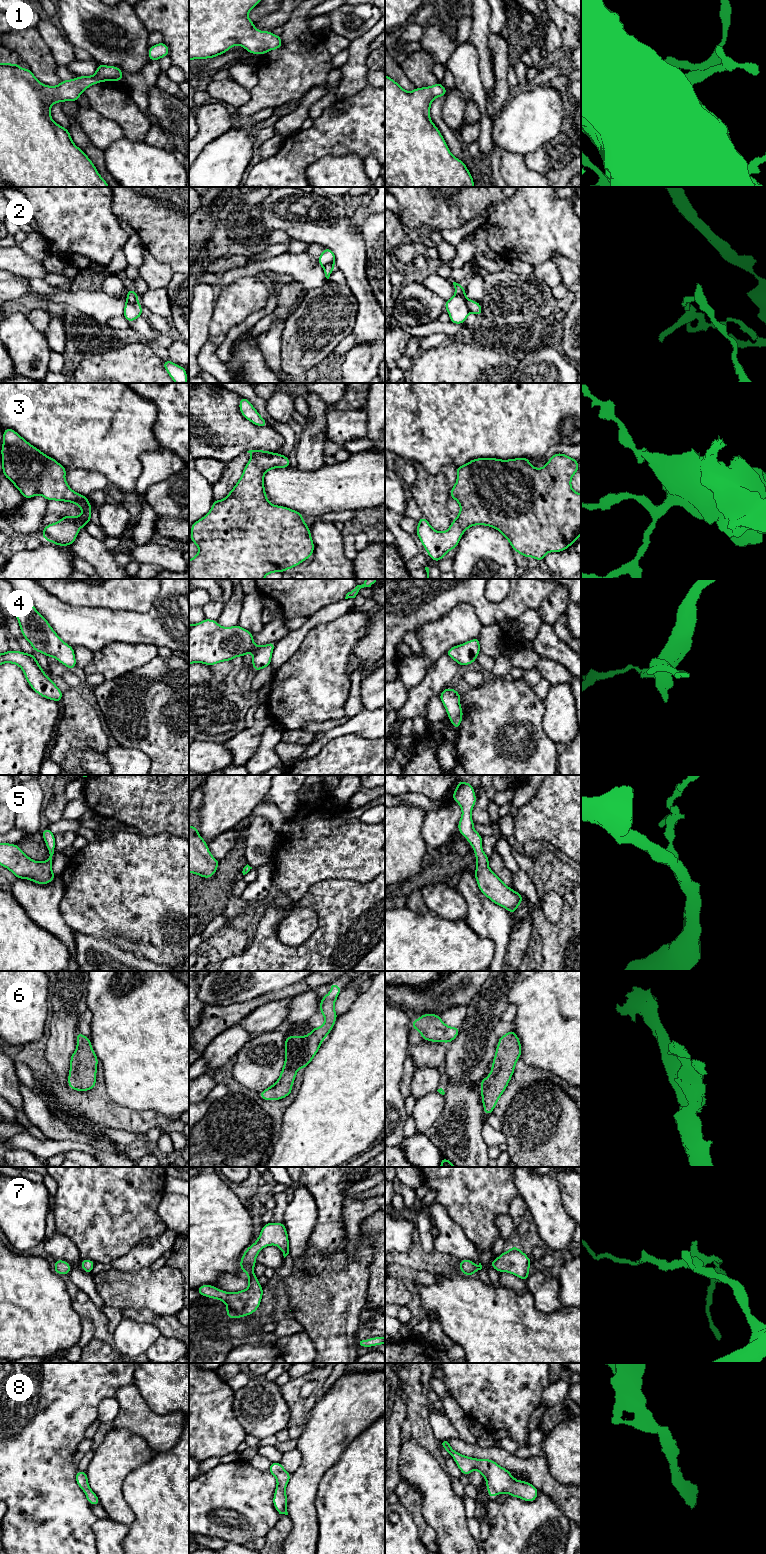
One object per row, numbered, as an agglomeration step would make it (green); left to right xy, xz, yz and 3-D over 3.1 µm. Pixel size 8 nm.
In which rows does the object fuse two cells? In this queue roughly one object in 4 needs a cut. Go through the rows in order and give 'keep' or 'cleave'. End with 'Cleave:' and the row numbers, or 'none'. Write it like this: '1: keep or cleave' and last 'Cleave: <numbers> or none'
1: keep
2: cleave
3: keep
4: keep
5: keep
6: keep
7: keep
8: keep
Cleave: 2

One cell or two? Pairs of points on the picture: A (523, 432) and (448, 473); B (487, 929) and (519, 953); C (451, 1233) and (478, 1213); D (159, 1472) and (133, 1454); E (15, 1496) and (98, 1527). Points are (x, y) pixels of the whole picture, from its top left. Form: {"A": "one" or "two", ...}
{"A": "two", "B": "two", "C": "two", "D": "two", "E": "two"}

